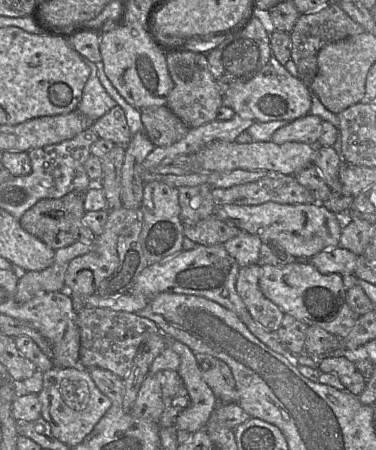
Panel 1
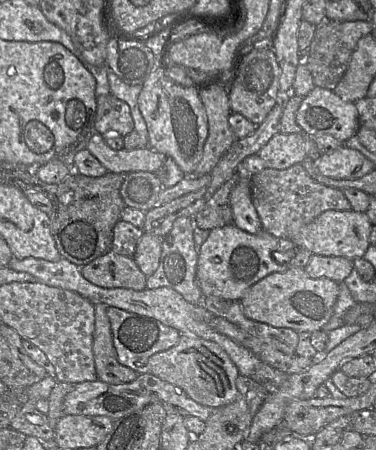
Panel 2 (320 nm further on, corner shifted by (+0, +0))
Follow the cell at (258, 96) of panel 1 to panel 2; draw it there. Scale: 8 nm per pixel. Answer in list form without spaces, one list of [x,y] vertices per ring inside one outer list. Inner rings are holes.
[[[316,86],[302,102],[296,112],[296,122],[308,136],[329,134],[342,143],[356,135],[359,116],[355,103],[342,100],[332,90]]]

